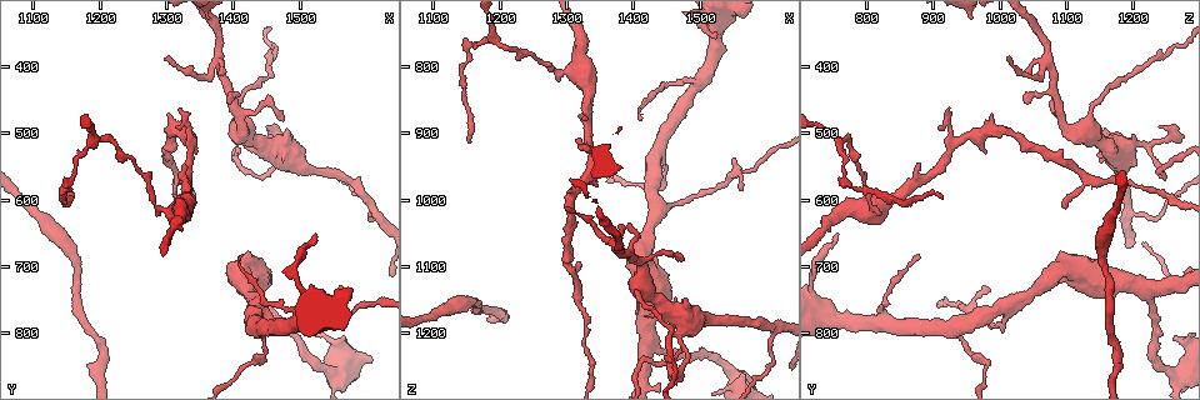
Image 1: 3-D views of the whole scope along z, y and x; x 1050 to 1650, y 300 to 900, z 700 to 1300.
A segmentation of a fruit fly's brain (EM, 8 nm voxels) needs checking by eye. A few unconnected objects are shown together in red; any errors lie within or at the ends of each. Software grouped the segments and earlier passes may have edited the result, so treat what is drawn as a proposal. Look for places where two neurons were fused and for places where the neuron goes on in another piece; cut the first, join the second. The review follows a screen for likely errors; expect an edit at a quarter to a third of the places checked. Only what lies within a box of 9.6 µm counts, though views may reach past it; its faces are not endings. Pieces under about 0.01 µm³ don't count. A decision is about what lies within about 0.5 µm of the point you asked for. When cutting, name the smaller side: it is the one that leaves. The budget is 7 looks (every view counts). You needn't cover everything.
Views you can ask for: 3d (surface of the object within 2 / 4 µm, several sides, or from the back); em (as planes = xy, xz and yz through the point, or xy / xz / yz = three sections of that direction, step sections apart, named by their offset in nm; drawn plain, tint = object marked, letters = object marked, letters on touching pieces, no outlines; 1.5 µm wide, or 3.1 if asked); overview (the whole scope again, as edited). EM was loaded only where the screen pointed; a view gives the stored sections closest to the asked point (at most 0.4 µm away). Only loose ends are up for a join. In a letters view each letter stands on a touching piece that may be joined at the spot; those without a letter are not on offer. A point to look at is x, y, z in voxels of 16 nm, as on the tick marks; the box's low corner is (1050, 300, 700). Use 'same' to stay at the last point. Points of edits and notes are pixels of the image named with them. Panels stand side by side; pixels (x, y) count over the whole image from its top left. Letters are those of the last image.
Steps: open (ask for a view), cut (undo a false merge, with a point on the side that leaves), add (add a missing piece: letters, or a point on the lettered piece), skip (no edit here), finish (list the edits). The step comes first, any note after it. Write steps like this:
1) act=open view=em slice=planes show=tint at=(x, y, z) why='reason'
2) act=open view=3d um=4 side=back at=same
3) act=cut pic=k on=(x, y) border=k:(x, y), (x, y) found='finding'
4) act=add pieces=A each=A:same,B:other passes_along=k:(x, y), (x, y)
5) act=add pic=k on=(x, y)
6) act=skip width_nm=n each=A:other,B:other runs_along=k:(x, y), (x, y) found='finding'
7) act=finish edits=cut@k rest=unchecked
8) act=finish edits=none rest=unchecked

act=open view=3d um=4 at=(1415, 685, 875) why='free end'

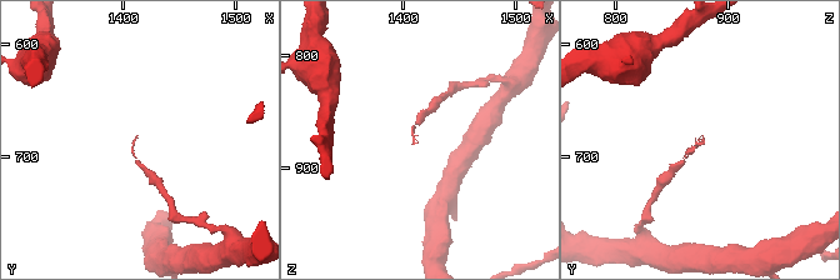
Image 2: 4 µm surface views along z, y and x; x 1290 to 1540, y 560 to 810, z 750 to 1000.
act=open view=em slice=planes show=letters at=(1410, 682, 878) why='now the EM'

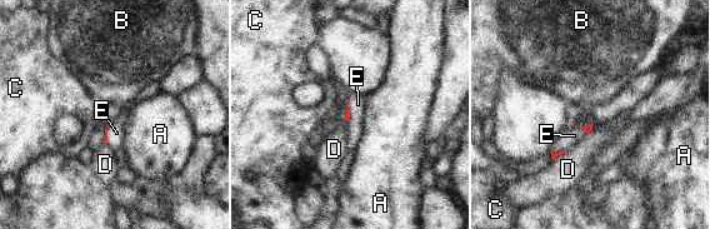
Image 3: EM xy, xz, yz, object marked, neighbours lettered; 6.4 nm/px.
act=add pieces=E each=A:other,B:other,C:other,D:other,E:same passes_along=3:(590, 127), (581, 128), (574, 135) found='it goes on there'

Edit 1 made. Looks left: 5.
act=open view=overview why='see it whole again'

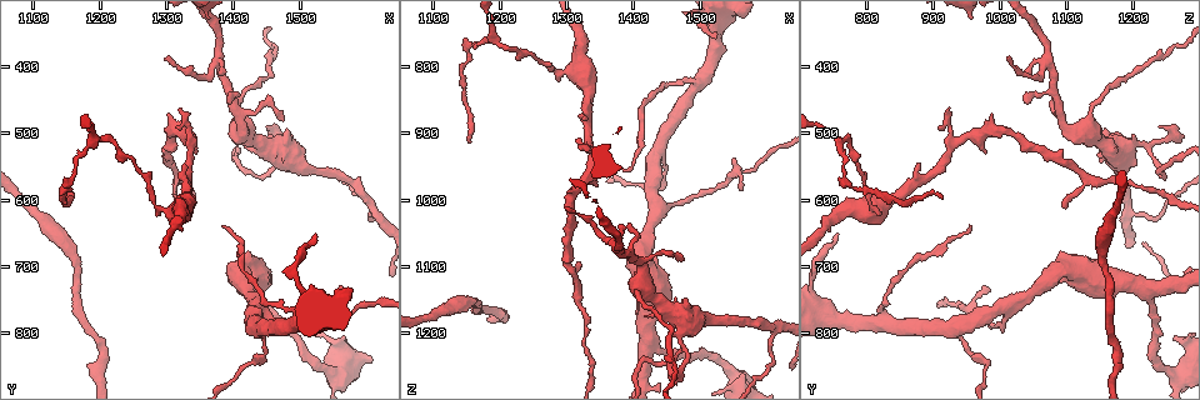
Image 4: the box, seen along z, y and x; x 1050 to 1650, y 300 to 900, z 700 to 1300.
act=open view=3d um=4 at=(1300, 615, 810) why='a fork'

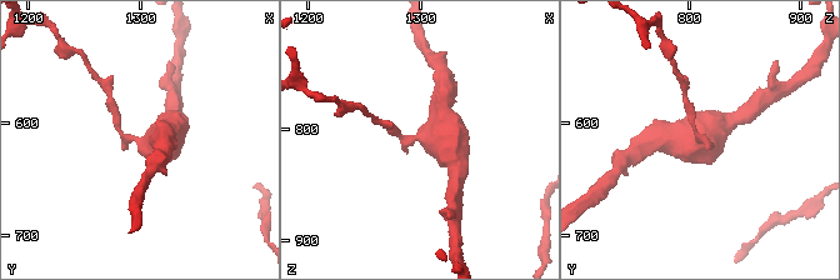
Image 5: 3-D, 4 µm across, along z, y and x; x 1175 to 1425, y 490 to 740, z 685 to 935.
act=open view=em slice=planes show=letters at=(1304, 616, 810) arms=3 why='need the tissue'

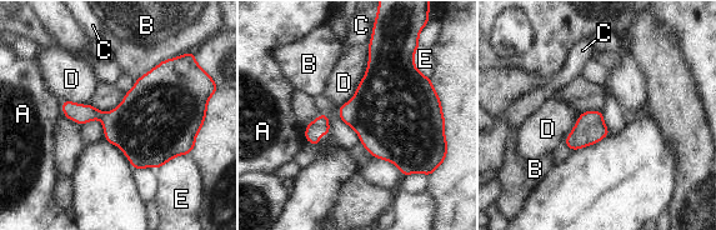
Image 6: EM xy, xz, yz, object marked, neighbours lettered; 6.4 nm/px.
act=skip each=A:other,B:other,C:other,D:other,E:other border=6:(367, 44), (365, 75), (339, 108) found='one neuron here'

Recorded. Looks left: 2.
act=open view=em slice=xz step=4 show=tint at=(1525, 655, 760) why='an open end'

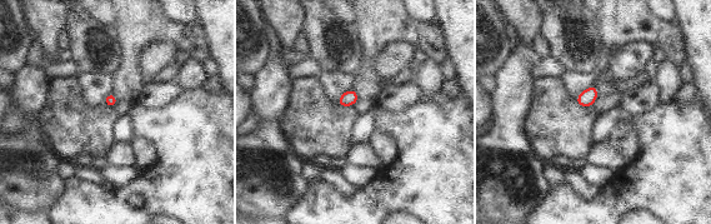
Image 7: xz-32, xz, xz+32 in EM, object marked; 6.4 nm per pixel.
act=open view=em slice=planes show=letters at=same

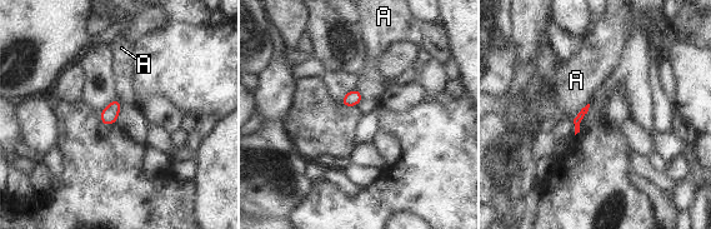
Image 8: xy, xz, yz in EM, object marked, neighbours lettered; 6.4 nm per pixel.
act=skip each=A:other border=8:(589, 103), (570, 119) found='no lettered piece goes on from it'

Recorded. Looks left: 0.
act=finish edits=add@3 rest=unchecked

